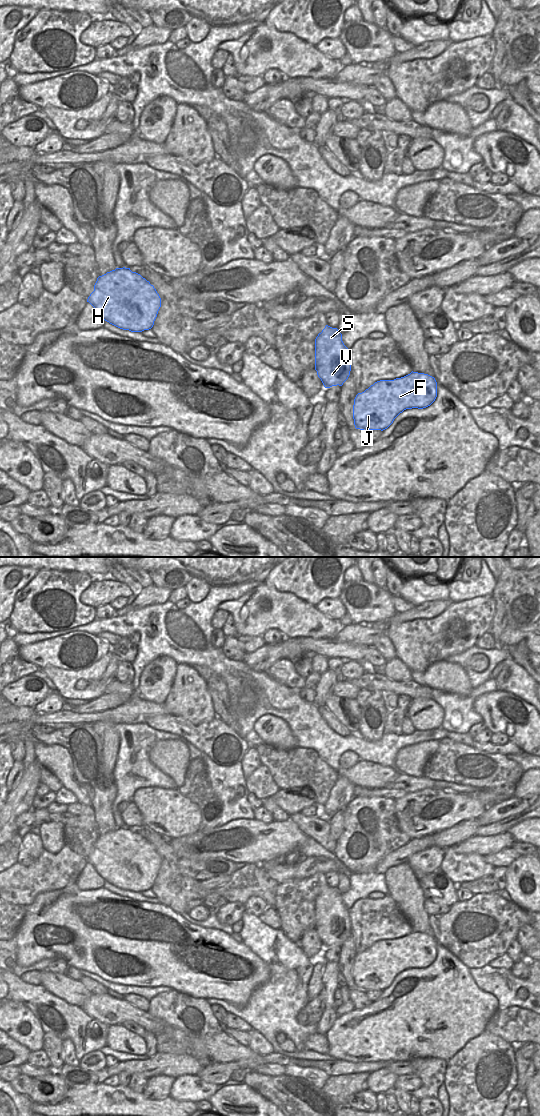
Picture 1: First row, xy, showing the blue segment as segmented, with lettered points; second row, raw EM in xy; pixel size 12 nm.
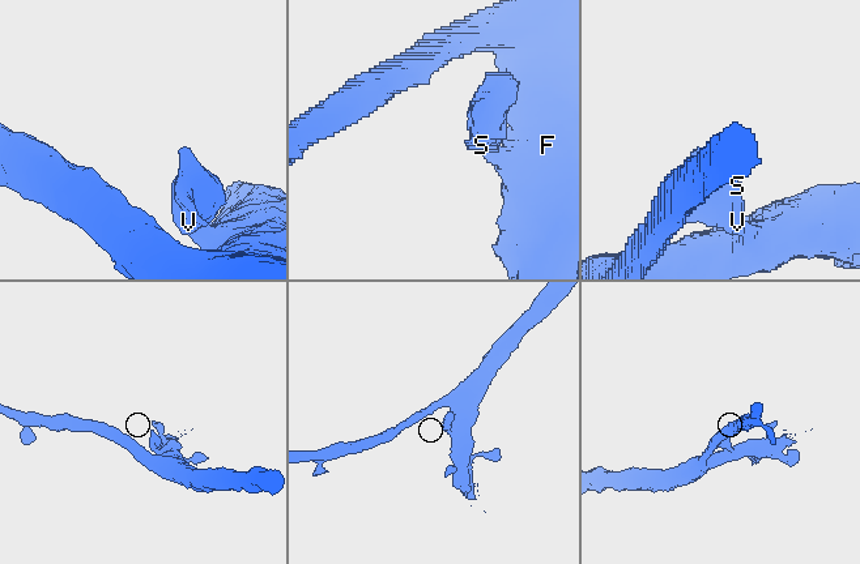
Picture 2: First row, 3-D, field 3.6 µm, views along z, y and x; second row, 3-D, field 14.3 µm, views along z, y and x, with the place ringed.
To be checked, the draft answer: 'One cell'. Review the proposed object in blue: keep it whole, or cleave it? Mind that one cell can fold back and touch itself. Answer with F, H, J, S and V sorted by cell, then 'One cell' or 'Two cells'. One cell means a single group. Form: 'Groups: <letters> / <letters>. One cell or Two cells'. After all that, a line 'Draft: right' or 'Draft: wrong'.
Groups: F H J S V. One cell.
Draft: right

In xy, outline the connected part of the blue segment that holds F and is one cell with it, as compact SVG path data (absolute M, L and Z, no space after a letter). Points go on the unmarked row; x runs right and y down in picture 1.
M418 932L396 938L380 940L354 959L353 979L356 989L385 990L406 969L423 969L437 957L434 937Z

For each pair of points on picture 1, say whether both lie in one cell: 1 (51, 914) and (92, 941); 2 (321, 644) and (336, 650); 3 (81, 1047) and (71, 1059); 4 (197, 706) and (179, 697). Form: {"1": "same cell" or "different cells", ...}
{"1": "same cell", "2": "same cell", "3": "different cells", "4": "same cell"}

